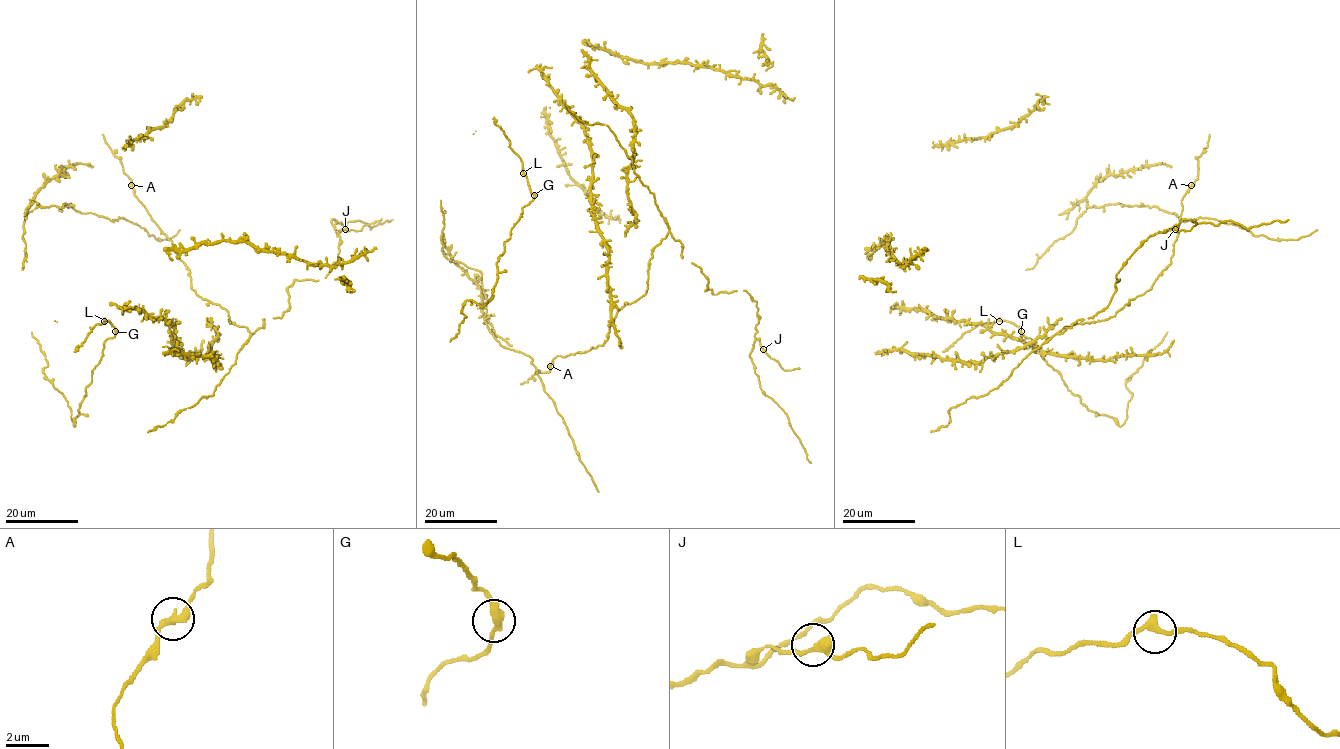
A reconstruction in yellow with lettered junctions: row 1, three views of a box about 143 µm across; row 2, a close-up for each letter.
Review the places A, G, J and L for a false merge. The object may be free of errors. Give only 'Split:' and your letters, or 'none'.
Split: none

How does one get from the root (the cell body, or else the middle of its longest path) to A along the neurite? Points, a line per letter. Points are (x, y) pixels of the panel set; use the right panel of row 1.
A: (1011, 373), (1063, 327), (1107, 320), (1151, 288), (1171, 262), (1181, 200), (1191, 185)

